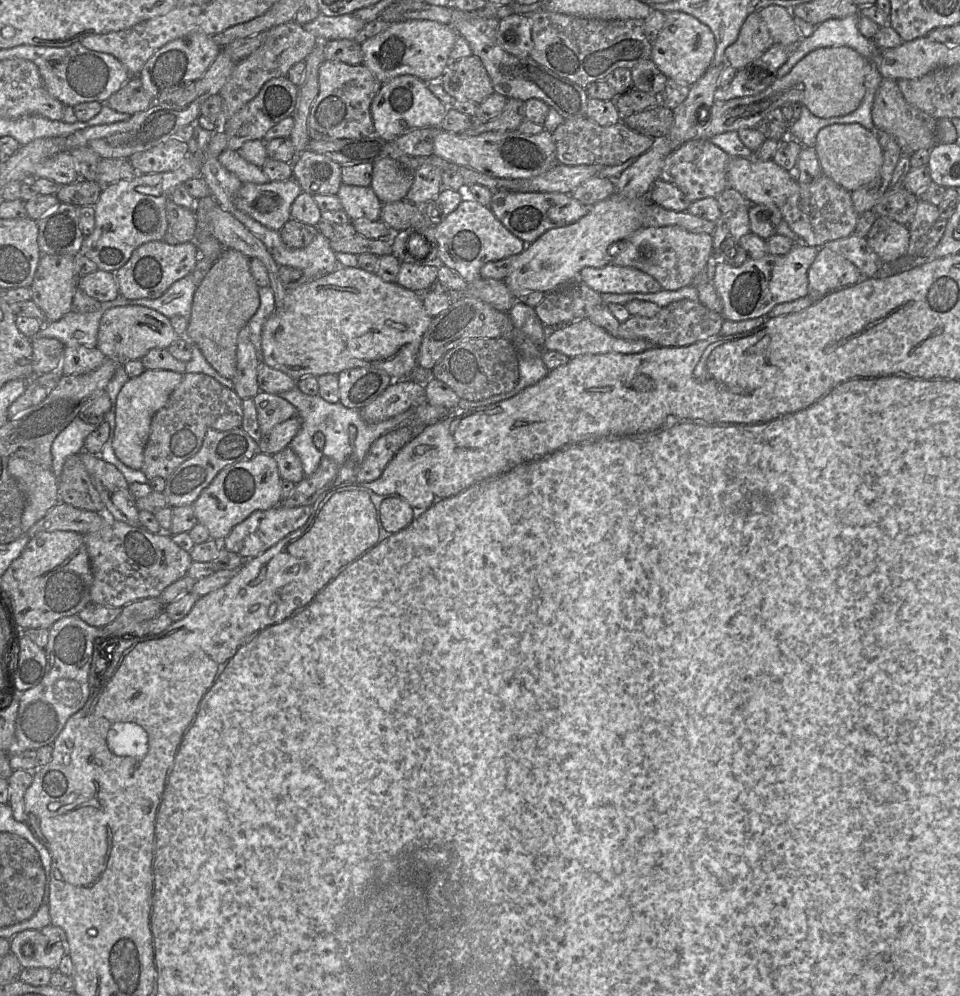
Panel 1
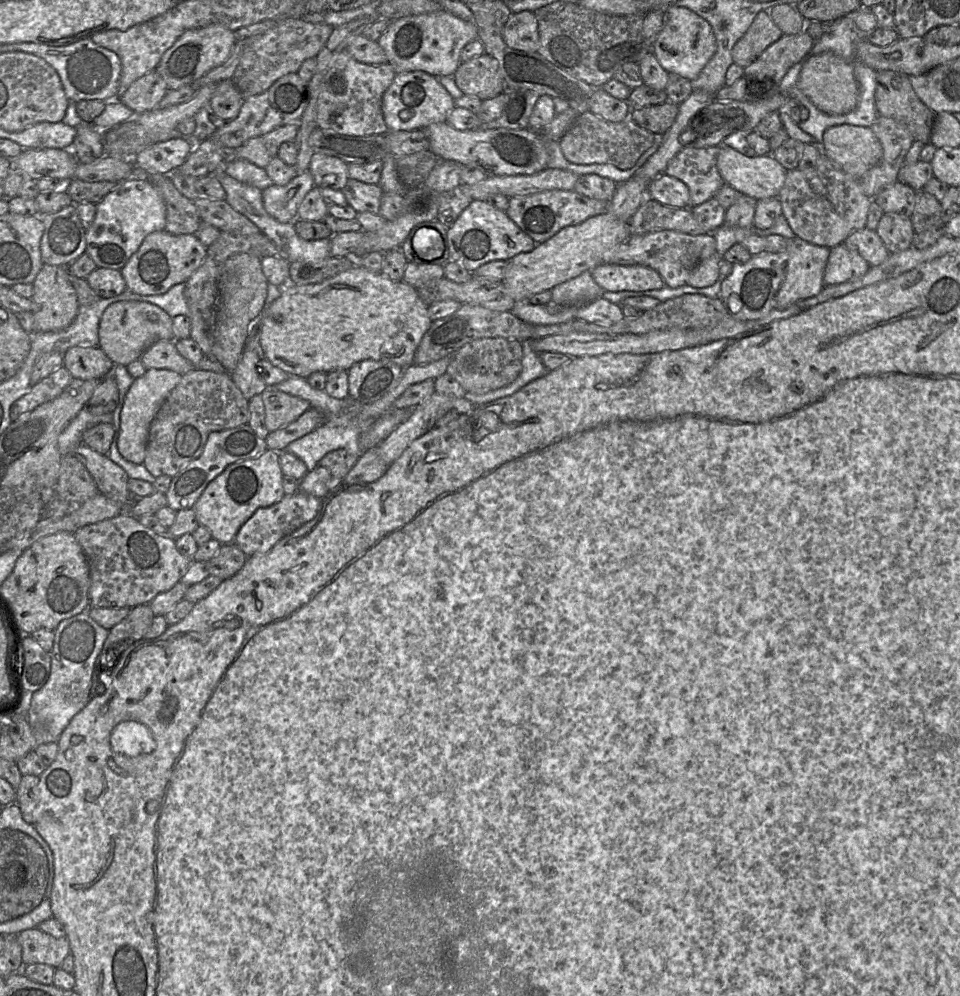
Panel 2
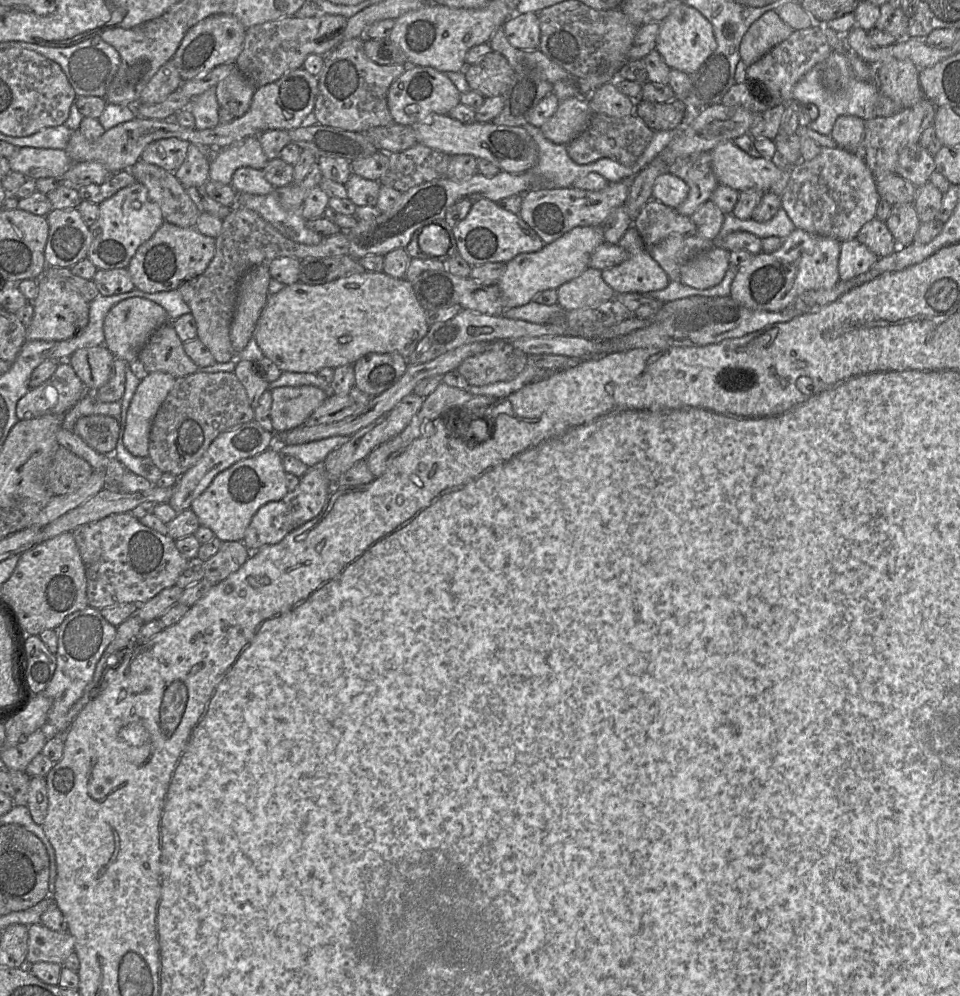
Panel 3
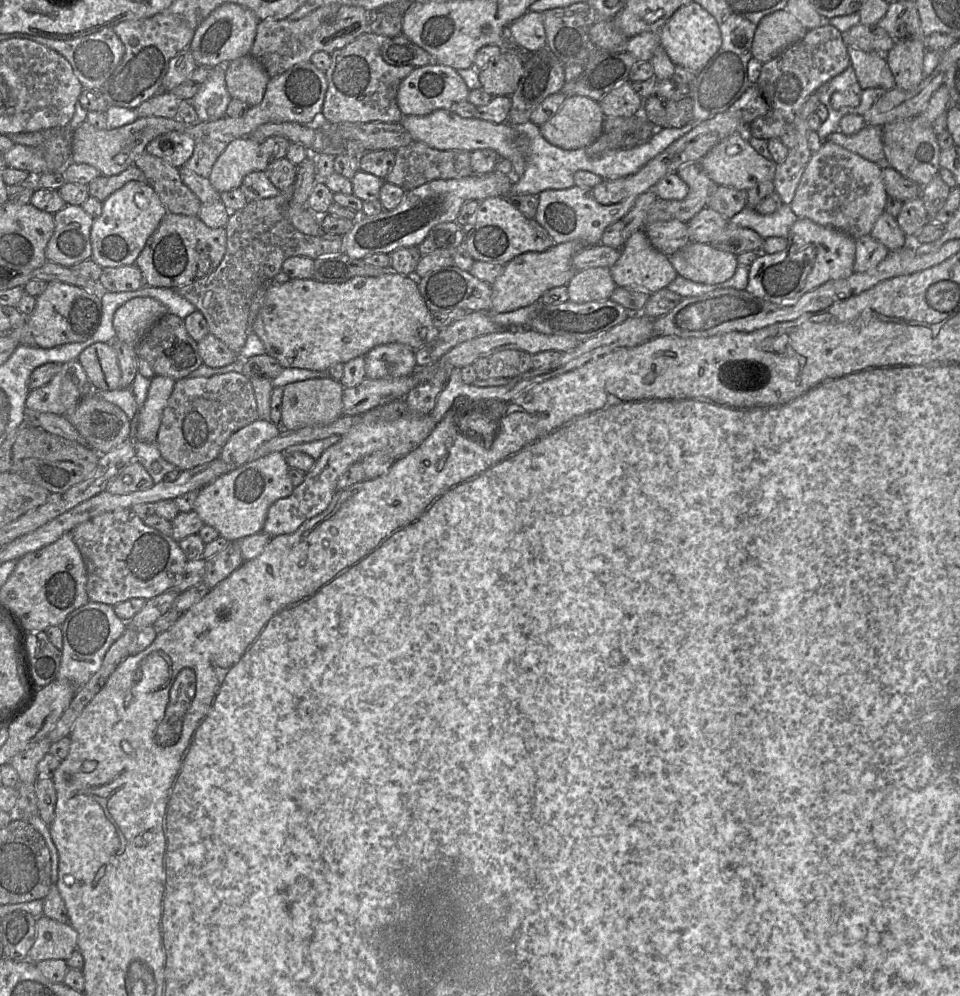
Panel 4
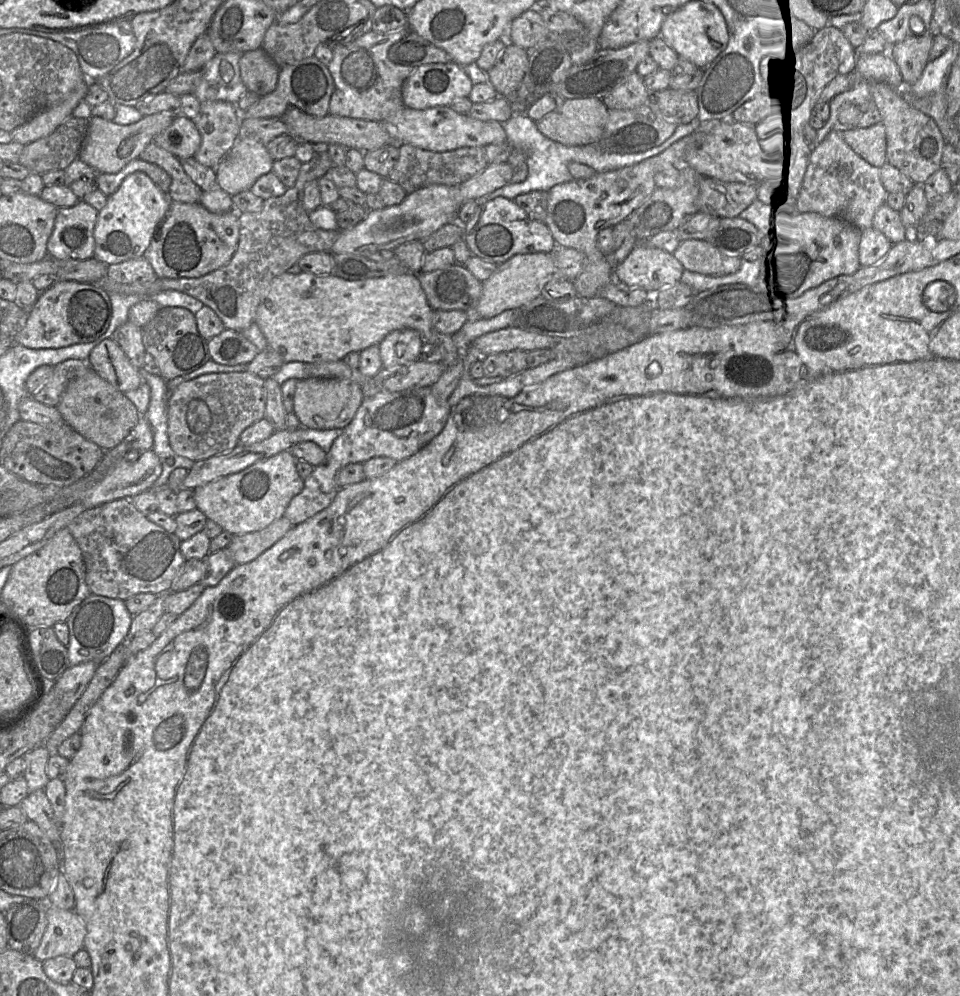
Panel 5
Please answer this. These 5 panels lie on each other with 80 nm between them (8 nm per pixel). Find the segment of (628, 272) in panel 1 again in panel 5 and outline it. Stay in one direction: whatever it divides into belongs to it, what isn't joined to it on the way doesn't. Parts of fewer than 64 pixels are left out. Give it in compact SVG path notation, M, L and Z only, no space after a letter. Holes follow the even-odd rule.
M638 242L629 255L614 266L613 276L652 295L679 282L684 271L672 253Z

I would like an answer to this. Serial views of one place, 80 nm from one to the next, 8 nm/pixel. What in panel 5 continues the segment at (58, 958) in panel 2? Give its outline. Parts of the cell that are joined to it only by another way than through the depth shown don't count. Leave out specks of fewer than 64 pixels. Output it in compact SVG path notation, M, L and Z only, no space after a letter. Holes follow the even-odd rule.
M49 907L47 927L33 956L44 962L58 956L73 957L84 949L86 927L74 910Z

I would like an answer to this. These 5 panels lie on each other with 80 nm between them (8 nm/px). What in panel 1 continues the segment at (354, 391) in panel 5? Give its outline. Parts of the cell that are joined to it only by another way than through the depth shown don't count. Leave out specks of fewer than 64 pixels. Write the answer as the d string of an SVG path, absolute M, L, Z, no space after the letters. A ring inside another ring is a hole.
M259 392L253 397L262 436L297 415L297 409L280 395Z

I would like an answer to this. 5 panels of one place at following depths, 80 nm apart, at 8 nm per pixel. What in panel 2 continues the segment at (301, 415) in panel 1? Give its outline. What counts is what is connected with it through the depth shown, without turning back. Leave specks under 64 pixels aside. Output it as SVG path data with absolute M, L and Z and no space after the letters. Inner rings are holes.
M290 376L281 383L267 386L267 389L282 391L305 399L310 403L311 408L315 408L326 415L326 421L321 426L293 441L284 450L301 459L305 463L308 471L313 470L317 463L331 451L345 449L350 454L360 453L358 439L362 432L366 431L377 419L361 420L359 418L359 407L362 404L354 403L348 398L333 398L328 395L325 390L312 388L306 378Z

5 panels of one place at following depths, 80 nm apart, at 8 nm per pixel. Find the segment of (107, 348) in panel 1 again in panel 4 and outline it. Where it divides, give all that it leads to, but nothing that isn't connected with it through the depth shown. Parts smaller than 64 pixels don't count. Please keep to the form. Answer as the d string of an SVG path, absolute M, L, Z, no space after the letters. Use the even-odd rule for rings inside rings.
M154 298L130 299L114 314L116 337L129 345L137 346L149 329L167 313L167 308Z

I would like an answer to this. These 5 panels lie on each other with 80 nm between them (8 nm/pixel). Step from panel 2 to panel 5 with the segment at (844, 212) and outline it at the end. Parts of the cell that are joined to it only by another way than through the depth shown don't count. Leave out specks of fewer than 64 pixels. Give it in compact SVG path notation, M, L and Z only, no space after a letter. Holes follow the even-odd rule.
M838 125L816 145L799 193L800 212L838 217L864 231L873 227L874 216L886 202L888 192L880 178L880 168L852 150L843 138L843 130Z

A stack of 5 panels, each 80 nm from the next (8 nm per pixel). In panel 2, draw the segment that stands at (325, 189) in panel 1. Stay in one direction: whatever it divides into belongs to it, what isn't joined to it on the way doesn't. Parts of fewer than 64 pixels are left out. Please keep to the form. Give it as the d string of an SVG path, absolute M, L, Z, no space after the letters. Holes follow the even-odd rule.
M313 153L308 171L318 188L342 190L349 180L348 164L333 156Z

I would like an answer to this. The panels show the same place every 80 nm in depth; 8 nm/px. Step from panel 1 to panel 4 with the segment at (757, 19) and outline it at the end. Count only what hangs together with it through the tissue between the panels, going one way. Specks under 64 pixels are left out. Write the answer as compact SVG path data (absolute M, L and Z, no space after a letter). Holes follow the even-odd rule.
M785 9L770 13L757 25L751 46L752 58L765 63L801 40L807 31Z

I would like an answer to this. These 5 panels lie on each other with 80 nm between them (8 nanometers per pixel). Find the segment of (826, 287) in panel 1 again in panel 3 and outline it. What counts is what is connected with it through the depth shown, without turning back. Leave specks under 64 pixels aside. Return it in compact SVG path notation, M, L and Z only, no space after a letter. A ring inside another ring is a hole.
M856 239L841 243L838 264L840 281L849 281L866 273L878 259L877 255Z

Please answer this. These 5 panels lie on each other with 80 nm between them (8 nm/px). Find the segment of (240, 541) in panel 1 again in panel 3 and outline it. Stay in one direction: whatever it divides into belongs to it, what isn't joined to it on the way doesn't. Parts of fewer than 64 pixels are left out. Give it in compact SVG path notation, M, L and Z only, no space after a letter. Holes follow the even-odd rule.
M319 462L315 464L300 478L300 483L295 490L288 492L279 501L269 502L258 509L245 531L242 542L251 552L265 545L280 542L290 532L322 512L331 489L332 484L328 478L324 463Z

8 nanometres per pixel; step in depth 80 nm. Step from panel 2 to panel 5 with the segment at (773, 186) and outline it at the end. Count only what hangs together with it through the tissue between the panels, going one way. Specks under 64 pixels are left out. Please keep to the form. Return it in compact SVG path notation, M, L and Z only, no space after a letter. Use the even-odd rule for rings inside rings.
M709 120L701 122L697 131L705 133L704 142L686 155L683 165L693 168L700 176L757 185L773 166L758 144L754 125L732 120Z

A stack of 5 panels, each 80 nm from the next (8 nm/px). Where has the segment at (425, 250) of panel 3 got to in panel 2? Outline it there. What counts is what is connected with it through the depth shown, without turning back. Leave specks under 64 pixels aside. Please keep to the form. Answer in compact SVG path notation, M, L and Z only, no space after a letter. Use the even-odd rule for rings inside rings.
M437 220L415 227L400 246L408 262L423 264L443 256L449 228Z

